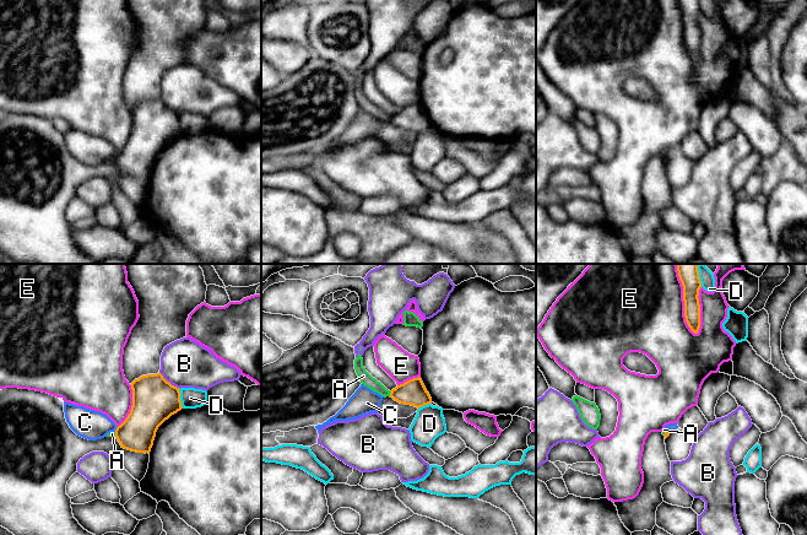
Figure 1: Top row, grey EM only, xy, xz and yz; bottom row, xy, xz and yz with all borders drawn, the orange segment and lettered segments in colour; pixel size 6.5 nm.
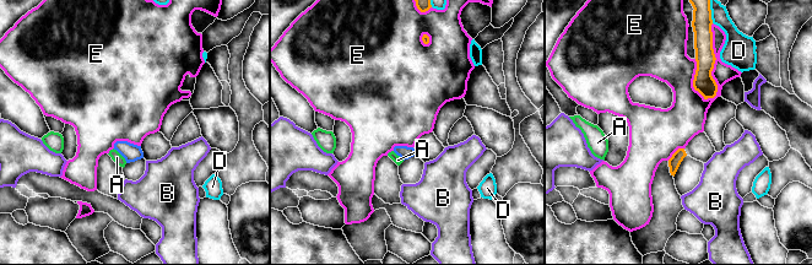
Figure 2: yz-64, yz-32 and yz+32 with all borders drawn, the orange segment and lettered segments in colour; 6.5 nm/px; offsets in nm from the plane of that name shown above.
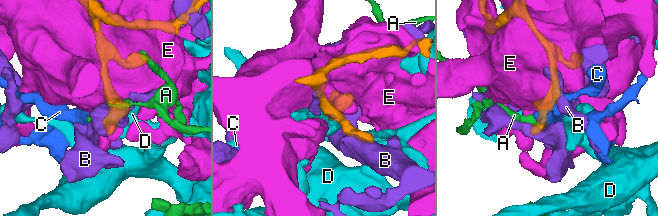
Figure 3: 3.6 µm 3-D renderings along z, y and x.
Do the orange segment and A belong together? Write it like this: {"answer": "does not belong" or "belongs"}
{"answer": "does not belong"}

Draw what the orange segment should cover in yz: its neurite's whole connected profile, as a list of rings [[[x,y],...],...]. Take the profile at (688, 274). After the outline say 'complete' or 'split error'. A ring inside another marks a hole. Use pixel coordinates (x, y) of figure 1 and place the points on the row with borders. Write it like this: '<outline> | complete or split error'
[[[676,264],[679,280],[683,286],[684,317],[688,326],[694,334],[698,334],[700,328],[700,304],[699,290],[702,282],[699,279],[699,264]]] | complete

